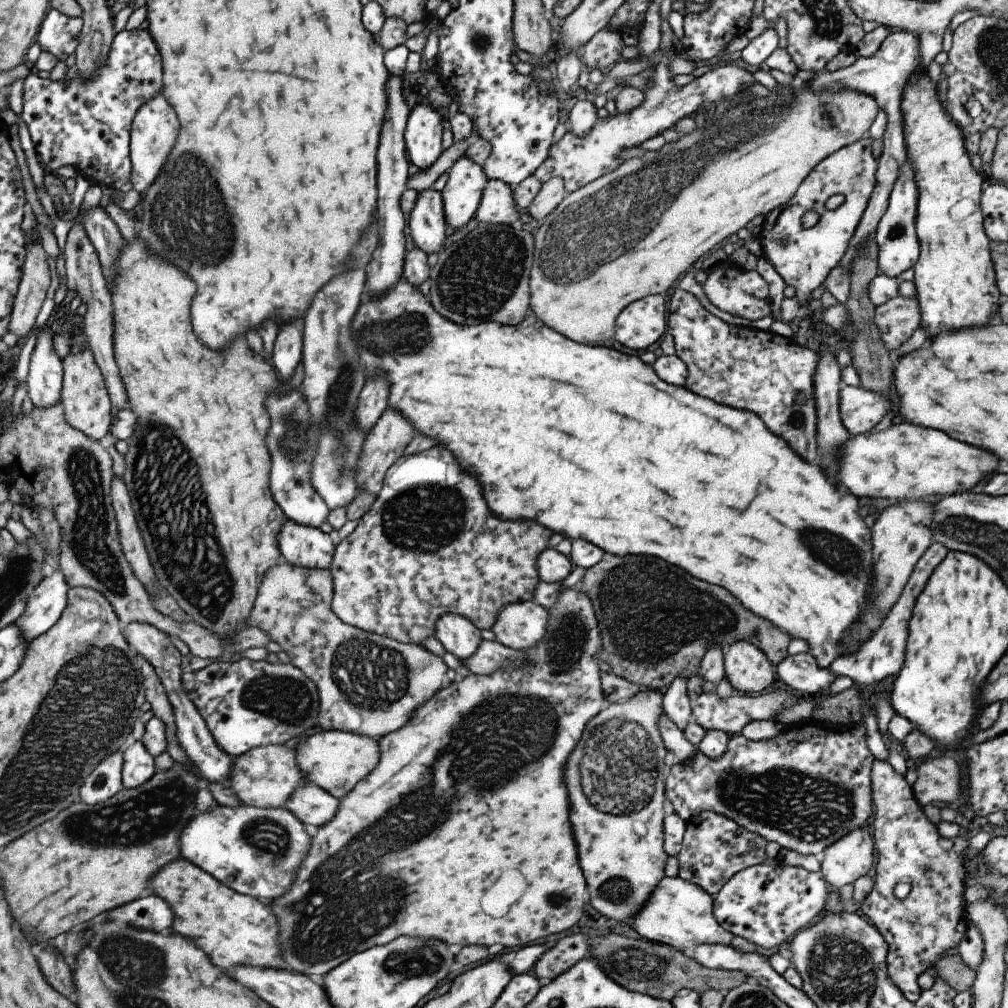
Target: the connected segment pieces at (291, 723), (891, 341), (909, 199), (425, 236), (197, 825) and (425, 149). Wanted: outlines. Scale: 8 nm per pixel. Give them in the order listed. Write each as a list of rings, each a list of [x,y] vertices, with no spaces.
[[[243,657],[238,662],[210,662],[198,671],[185,668],[181,683],[217,745],[232,758],[254,747],[284,745],[317,724],[317,686],[291,662],[272,663]]]
[[[896,296],[876,306],[874,322],[886,348],[890,352],[900,348],[914,334],[914,330],[921,326],[918,299]]]
[[[907,158],[901,168],[898,180],[889,196],[889,205],[875,230],[878,245],[878,268],[884,275],[900,278],[900,274],[913,268],[919,259],[921,242],[918,240],[915,222],[917,220],[917,183],[913,171],[913,163]]]
[[[433,187],[420,191],[407,225],[415,246],[426,254],[438,254],[439,248],[445,245],[447,224],[441,193]]]
[[[216,805],[208,812],[194,815],[180,836],[180,856],[205,870],[224,886],[259,901],[272,902],[284,894],[297,876],[301,860],[311,847],[310,828],[284,807],[262,808],[250,805]]]
[[[426,100],[411,110],[405,128],[405,149],[410,163],[424,170],[437,160],[442,150],[442,132],[446,125],[438,111]]]

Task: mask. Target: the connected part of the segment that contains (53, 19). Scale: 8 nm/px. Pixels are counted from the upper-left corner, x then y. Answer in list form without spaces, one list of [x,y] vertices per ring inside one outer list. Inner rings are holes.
[[[50,8],[35,41],[42,51],[51,52],[59,61],[65,61],[78,46],[81,28],[81,17],[66,16]]]

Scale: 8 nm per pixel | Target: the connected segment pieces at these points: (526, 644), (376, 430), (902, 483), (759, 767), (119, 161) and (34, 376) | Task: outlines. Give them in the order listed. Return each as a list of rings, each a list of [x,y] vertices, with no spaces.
[[[533,600],[508,603],[500,609],[491,630],[500,644],[525,651],[543,639],[547,620],[547,610]]]
[[[387,408],[382,413],[374,428],[367,432],[361,448],[361,456],[355,474],[359,492],[364,490],[373,495],[381,492],[386,471],[404,454],[406,445],[411,442],[414,434],[416,432],[412,423],[406,420],[398,411]]]
[[[899,422],[880,433],[851,435],[839,449],[838,480],[854,496],[906,501],[968,492],[996,470],[996,456],[988,450],[952,440],[944,432]]]
[[[814,718],[804,720],[804,722],[798,722],[791,725],[784,725],[785,730],[778,735],[775,739],[769,741],[751,741],[744,738],[741,734],[738,736],[731,736],[729,743],[727,744],[726,752],[717,759],[713,759],[703,755],[699,750],[695,752],[693,760],[682,761],[681,763],[675,763],[670,769],[666,770],[665,777],[665,793],[672,806],[674,806],[675,813],[687,821],[690,817],[700,814],[704,811],[712,811],[738,823],[738,826],[742,826],[750,832],[755,832],[765,838],[767,841],[774,840],[780,844],[782,851],[794,851],[798,854],[817,855],[821,856],[825,848],[828,848],[833,842],[836,842],[839,838],[842,838],[850,832],[850,830],[856,830],[863,827],[866,824],[866,820],[873,814],[873,794],[871,787],[871,770],[875,763],[875,756],[870,752],[867,745],[867,730],[864,726],[858,725],[846,725],[836,726],[826,723],[820,724],[816,722]]]
[[[124,29],[116,33],[103,65],[89,79],[83,79],[77,72],[70,80],[54,81],[38,77],[34,70],[20,84],[23,91],[21,117],[28,127],[38,160],[46,164],[48,171],[55,173],[60,166],[73,166],[91,187],[105,191],[132,190],[129,142],[133,120],[138,109],[160,95],[163,89],[160,51],[148,29]]]
[[[43,327],[37,335],[31,355],[28,393],[34,407],[46,408],[60,402],[63,383],[63,360],[52,342],[54,332]]]

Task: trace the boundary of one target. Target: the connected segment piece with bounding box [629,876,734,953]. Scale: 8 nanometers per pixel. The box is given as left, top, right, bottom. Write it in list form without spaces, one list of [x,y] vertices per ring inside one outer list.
[[[662,877],[649,901],[633,916],[629,925],[643,939],[672,945],[690,953],[703,944],[730,945],[734,935],[724,930],[713,915],[713,898],[702,888],[680,877]]]

